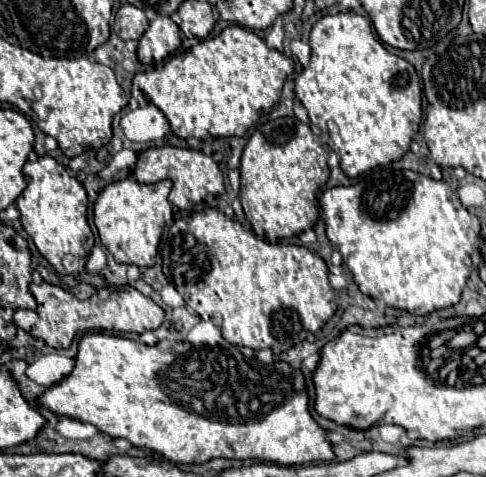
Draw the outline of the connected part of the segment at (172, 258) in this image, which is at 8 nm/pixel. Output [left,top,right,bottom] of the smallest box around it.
[161,207,337,355]

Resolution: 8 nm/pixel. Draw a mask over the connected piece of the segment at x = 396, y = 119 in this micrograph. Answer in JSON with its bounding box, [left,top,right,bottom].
[295,13,423,177]

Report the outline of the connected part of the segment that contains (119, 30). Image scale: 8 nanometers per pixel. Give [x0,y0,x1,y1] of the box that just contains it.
[115,3,149,41]

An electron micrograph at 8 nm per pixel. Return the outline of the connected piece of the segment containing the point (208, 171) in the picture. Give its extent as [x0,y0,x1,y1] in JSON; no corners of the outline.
[133,145,225,209]

